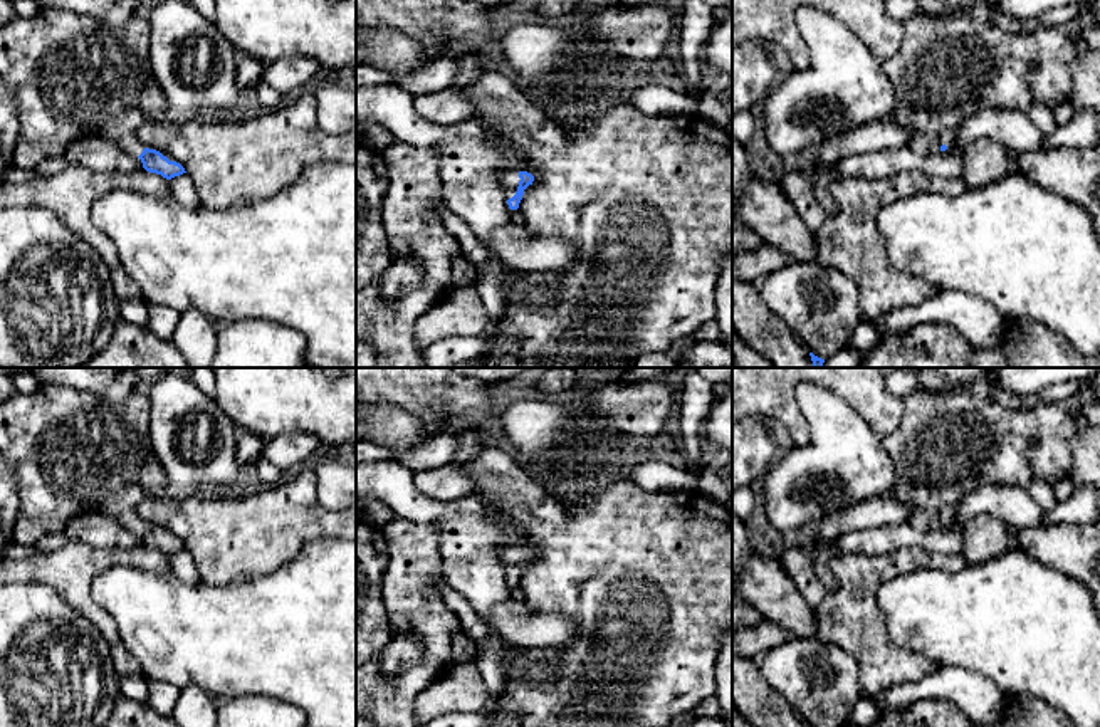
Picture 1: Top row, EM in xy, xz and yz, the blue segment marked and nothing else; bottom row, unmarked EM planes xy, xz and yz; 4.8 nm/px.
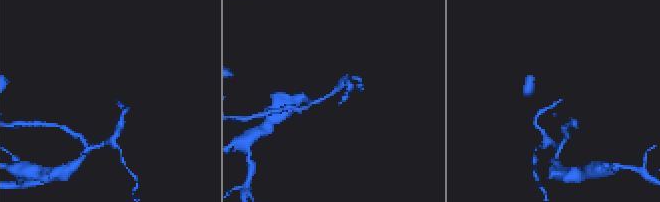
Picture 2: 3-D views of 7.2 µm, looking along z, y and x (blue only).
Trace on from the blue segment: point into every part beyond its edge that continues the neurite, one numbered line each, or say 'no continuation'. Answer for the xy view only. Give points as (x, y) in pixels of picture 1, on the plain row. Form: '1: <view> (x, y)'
1: xy (71, 452)

